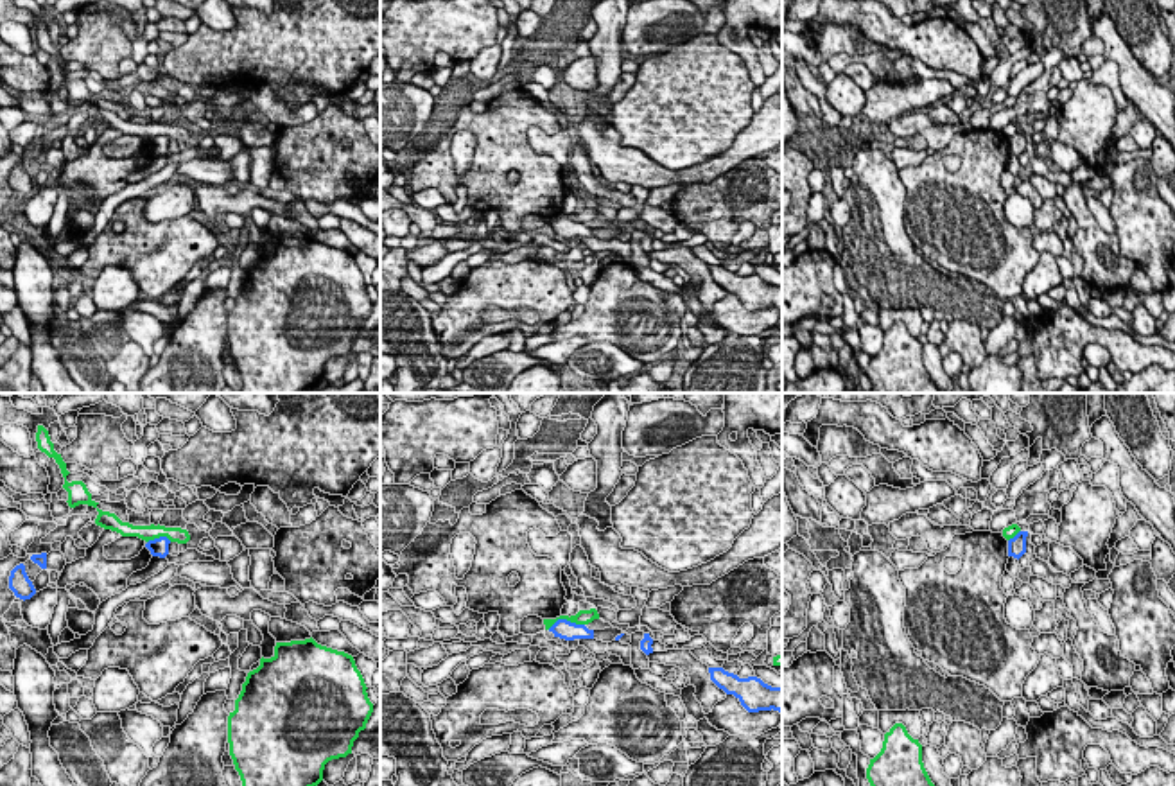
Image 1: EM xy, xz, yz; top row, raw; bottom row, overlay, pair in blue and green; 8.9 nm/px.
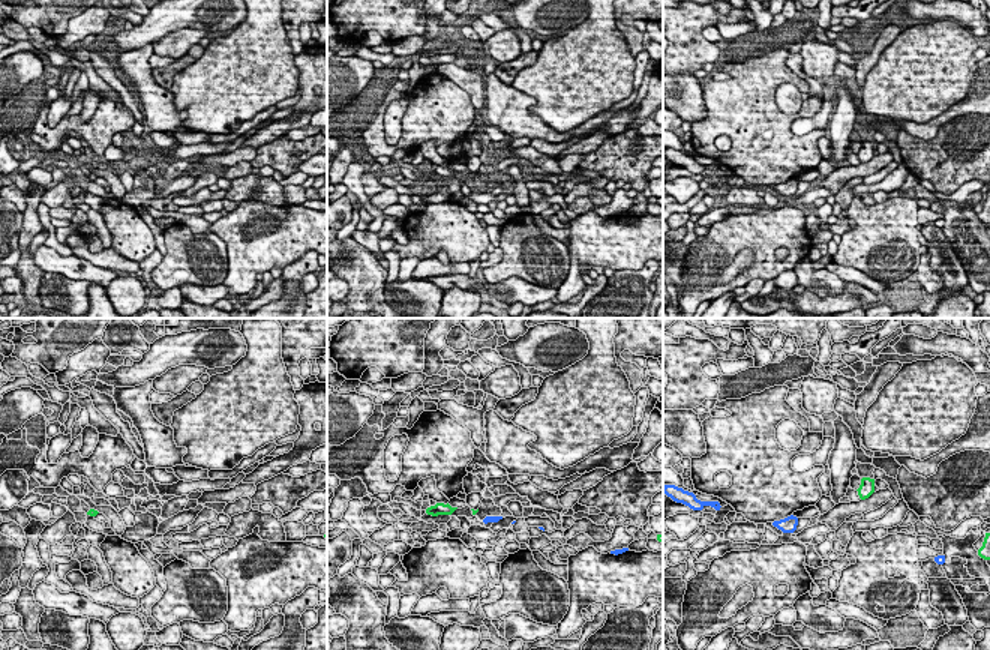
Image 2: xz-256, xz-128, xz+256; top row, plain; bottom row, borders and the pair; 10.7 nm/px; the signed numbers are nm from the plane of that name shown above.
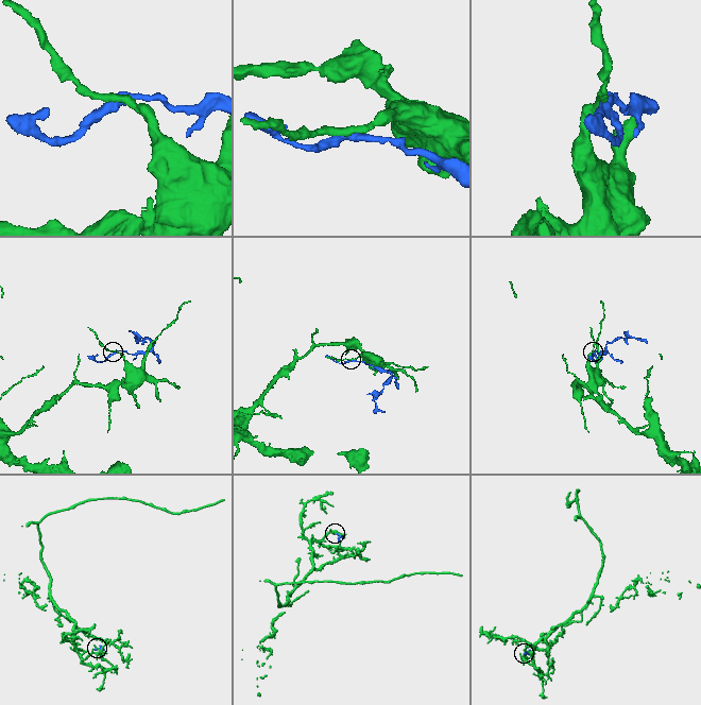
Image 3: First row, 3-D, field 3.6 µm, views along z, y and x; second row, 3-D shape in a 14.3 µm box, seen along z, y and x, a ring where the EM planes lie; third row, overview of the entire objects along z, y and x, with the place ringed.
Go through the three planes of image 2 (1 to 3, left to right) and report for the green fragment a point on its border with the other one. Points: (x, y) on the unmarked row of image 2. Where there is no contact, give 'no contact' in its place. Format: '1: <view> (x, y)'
1: no contact
2: no contact
3: no contact

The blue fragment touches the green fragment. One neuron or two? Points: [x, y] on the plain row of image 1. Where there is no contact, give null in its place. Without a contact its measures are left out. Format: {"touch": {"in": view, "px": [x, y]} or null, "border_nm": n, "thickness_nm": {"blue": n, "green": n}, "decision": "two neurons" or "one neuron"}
{"touch": {"in": "xz", "px": [565, 218]}, "border_nm": 340, "thickness_nm": {"blue": 170, "green": 130}, "decision": "two neurons"}

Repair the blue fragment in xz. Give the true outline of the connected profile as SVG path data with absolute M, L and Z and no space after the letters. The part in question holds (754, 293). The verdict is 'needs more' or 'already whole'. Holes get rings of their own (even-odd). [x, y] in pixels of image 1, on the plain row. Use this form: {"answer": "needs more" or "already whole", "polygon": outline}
{"answer": "already whole", "polygon": "M709 266L710 278L727 293L734 293L748 310L779 309L782 312L782 285L771 285L757 275L739 276L723 266Z"}

